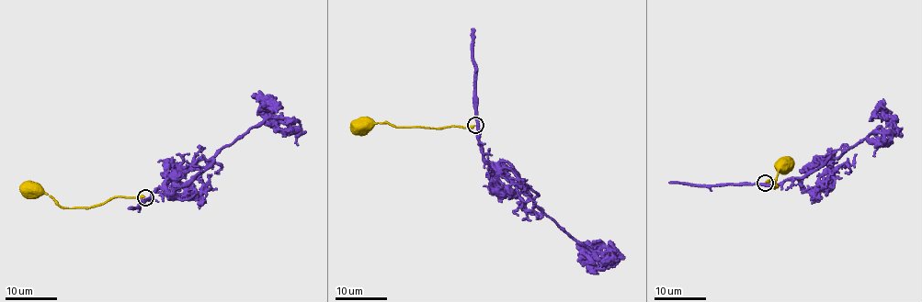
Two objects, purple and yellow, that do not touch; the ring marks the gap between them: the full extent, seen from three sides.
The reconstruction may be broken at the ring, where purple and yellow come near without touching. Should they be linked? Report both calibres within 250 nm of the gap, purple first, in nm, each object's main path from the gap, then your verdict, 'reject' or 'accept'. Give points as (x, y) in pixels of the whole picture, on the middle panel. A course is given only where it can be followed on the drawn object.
calibres 320 and 320 nm; course purple (476, 125), (488, 160), (511, 166), (537, 193), (534, 204), (576, 240), (608, 250), (588, 262), (595, 251); course yellow (474, 125), (434, 128), (392, 126), (380, 122), (360, 125); reject

